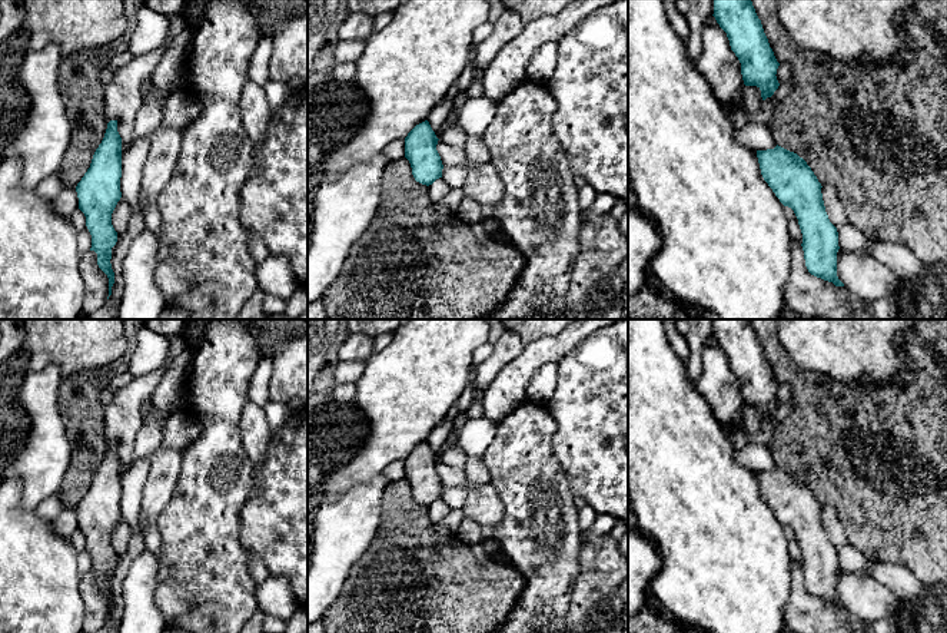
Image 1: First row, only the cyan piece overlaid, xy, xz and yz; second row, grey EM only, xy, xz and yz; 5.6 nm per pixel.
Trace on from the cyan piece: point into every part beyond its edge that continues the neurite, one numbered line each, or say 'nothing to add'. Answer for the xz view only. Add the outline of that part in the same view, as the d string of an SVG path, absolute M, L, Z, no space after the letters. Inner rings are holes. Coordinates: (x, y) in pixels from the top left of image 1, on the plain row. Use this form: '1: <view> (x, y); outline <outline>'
nothing to add

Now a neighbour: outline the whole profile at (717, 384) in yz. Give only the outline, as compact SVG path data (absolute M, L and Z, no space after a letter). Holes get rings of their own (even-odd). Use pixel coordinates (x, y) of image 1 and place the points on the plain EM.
M707 344L701 354L702 372L694 384L711 404L721 422L737 422L744 412L741 384L731 371L727 354L715 344Z

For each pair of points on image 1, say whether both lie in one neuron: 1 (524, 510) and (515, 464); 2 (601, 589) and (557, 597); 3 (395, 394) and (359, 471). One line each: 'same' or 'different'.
1: same
2: different
3: same

